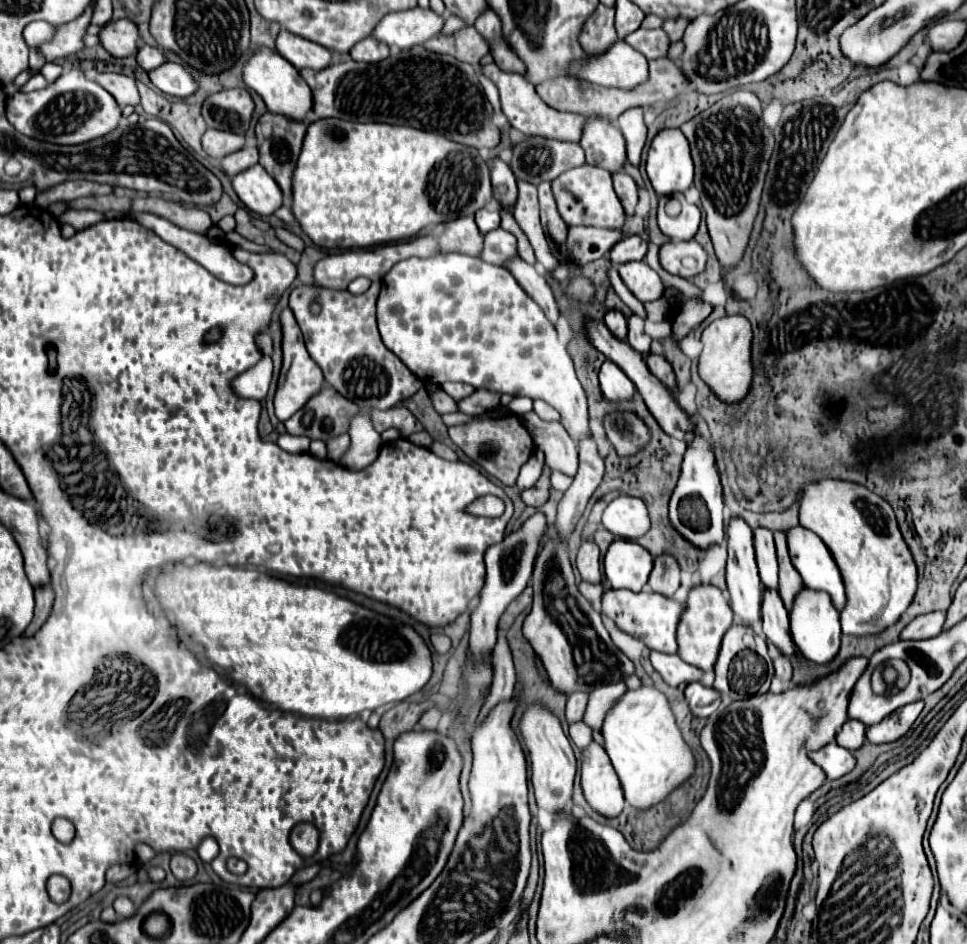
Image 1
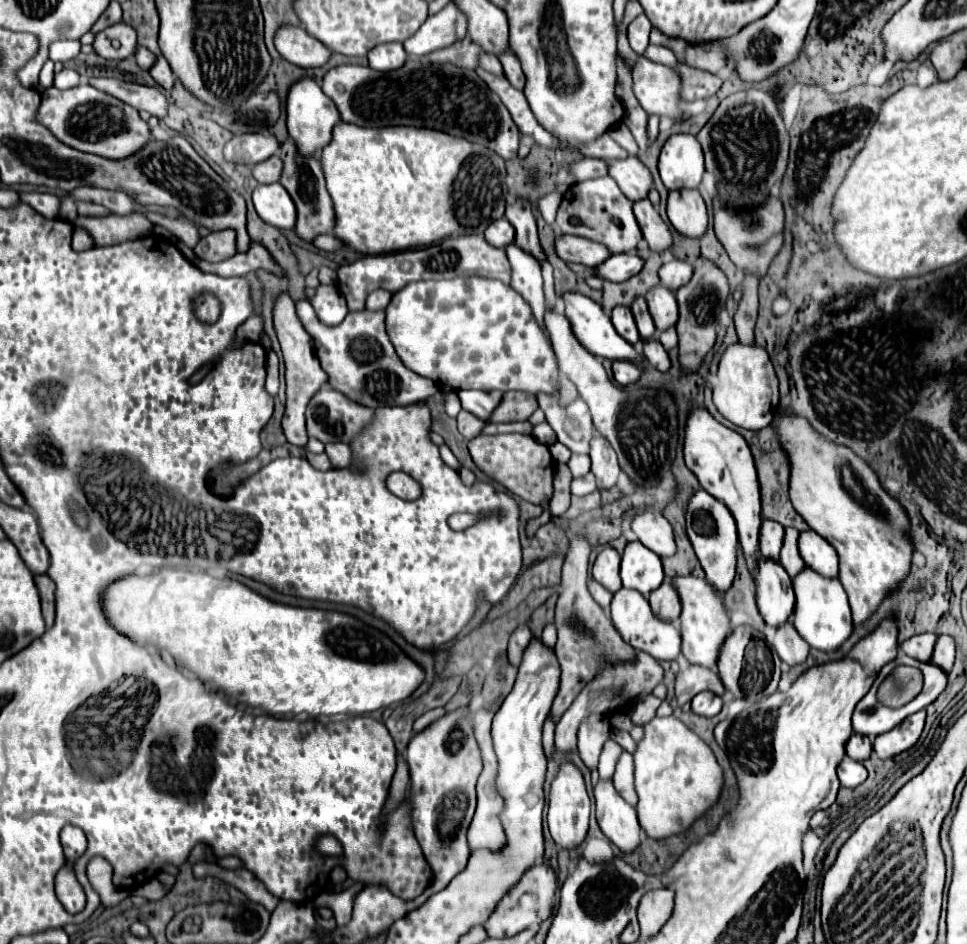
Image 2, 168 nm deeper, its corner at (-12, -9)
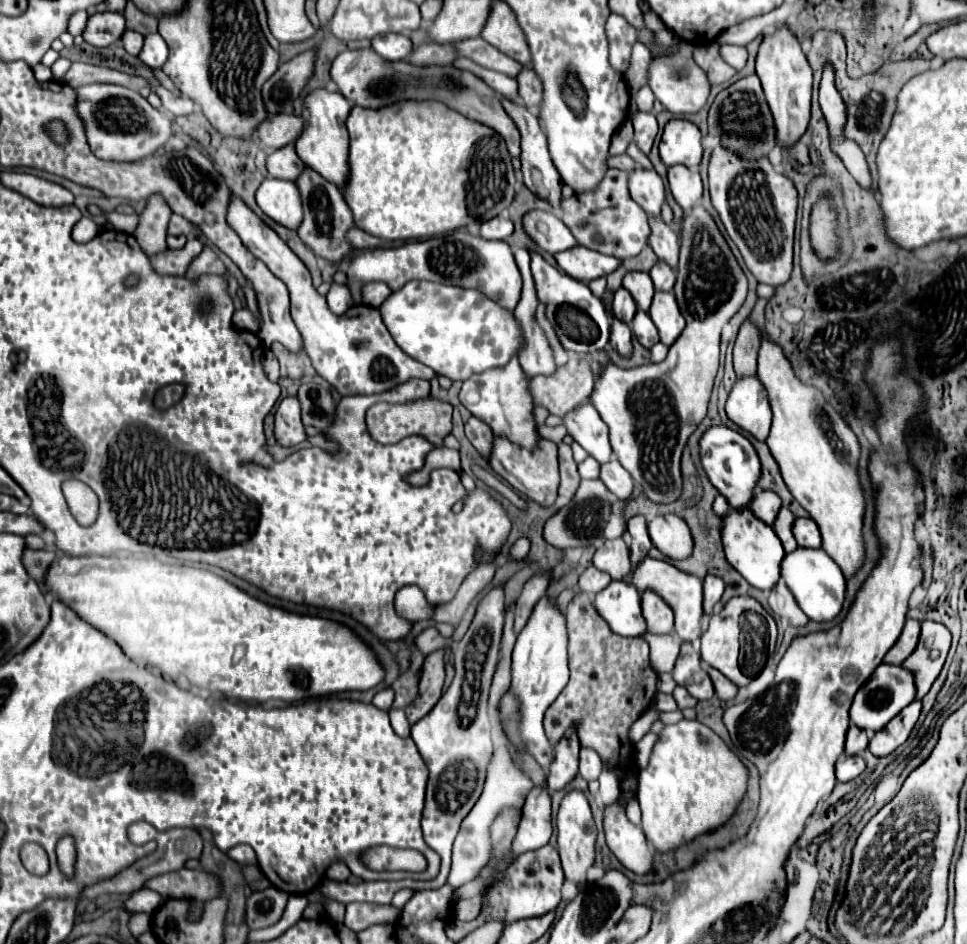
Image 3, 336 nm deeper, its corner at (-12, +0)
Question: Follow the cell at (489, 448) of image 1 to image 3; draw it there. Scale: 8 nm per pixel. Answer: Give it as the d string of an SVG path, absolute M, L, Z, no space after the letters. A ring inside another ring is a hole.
M496 437L494 439L494 451L490 455L490 467L502 477L506 479L514 489L518 489L520 493L524 493L528 499L536 501L542 507L552 507L558 495L558 459L556 459L556 449L558 445L548 441L548 439L540 439L538 443L540 447L534 453L528 453L524 449L520 449L518 445L506 441L504 437Z

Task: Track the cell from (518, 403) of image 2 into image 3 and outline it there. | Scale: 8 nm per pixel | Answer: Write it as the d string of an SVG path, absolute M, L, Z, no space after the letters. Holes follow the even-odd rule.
M572 357L564 367L558 367L556 375L532 377L530 391L536 405L546 407L552 415L564 417L590 397L592 371L588 371L588 363L580 363L580 357Z

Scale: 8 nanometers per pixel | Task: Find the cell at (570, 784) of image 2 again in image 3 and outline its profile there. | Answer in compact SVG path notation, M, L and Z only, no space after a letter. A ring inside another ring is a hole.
M570 791L562 799L560 811L558 811L558 853L562 859L562 869L564 869L566 879L574 881L576 885L586 883L586 871L594 863L596 835L598 835L596 823L592 819L592 811L590 811L586 797L580 791Z

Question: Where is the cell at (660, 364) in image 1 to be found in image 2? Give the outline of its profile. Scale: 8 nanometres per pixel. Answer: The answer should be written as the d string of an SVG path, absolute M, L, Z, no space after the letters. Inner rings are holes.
M652 340L652 342L644 344L644 358L648 360L650 366L654 366L660 372L668 372L670 370L668 352L662 348L662 344L658 340Z

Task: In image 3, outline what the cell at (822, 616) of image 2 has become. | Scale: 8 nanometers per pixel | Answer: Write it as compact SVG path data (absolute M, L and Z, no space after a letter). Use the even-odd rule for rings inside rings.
M796 547L796 551L786 553L784 563L780 565L782 579L796 597L800 609L814 621L830 621L834 619L844 603L846 583L840 567L822 551L822 549L804 549Z

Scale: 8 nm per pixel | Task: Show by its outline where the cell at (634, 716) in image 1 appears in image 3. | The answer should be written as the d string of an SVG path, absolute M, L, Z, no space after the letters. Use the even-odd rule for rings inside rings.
M688 719L666 725L648 767L640 771L642 831L658 853L670 853L698 835L722 827L736 813L746 791L748 767L710 727Z

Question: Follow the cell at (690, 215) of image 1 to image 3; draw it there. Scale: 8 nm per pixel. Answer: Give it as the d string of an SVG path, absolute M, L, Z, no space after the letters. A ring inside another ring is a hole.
M684 165L668 167L668 183L674 199L684 211L692 209L702 197L702 179L698 169L690 169Z

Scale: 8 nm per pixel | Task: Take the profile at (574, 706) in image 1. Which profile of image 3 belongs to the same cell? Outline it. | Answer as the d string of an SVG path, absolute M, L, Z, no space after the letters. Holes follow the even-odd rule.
M582 749L580 751L580 775L590 783L600 777L600 771L602 771L602 765L600 765L598 753L592 749Z

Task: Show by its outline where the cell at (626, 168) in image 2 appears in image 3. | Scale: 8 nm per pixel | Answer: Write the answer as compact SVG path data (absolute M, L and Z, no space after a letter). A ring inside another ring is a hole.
M636 167L630 173L630 195L648 215L660 217L662 205L666 203L666 191L656 171L646 171L642 167Z

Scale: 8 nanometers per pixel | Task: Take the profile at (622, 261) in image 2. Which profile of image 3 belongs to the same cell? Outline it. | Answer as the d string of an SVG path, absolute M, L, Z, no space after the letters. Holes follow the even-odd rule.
M572 247L572 251L562 251L554 255L556 265L574 279L598 279L610 275L620 261L616 257L590 251L586 247Z

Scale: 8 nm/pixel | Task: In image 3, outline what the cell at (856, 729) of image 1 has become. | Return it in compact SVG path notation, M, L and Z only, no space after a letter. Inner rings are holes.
M850 725L848 735L846 735L846 755L858 755L866 751L866 747L868 747L866 731L858 729L856 725Z

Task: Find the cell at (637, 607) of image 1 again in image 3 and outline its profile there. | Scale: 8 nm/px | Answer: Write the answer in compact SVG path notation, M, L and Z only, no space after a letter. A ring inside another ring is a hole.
M612 581L596 593L594 605L598 615L610 625L616 635L638 637L646 633L646 623L640 609L640 593L626 581Z

